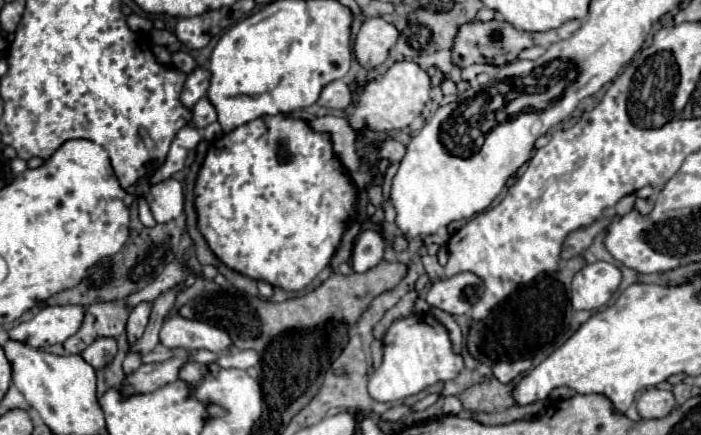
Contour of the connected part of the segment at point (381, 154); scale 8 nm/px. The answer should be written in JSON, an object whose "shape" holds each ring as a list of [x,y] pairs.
{"shape":[[[388,140],[388,142],[384,142],[382,146],[380,146],[380,150],[376,152],[376,158],[386,158],[386,160],[402,160],[404,158],[404,152],[406,152],[406,148],[404,148],[404,144],[400,144],[400,142],[396,142],[396,140]]]}

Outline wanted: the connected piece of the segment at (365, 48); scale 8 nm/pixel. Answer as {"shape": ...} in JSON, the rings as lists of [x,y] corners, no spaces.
{"shape":[[[368,18],[356,34],[354,52],[358,62],[364,68],[376,68],[386,58],[390,48],[396,44],[396,28],[394,24],[386,22],[384,18]]]}

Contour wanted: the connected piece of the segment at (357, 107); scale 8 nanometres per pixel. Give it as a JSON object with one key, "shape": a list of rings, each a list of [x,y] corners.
{"shape":[[[394,62],[384,76],[380,76],[378,80],[364,82],[362,90],[360,84],[356,82],[350,82],[348,88],[352,92],[352,100],[344,108],[344,114],[356,136],[362,138],[362,132],[366,128],[374,132],[408,128],[410,122],[422,112],[424,104],[430,100],[432,86],[430,86],[430,76],[416,62]]]}

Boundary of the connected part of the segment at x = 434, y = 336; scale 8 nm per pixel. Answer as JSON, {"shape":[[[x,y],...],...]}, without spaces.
{"shape":[[[412,314],[392,322],[384,336],[384,360],[378,372],[372,374],[368,384],[368,394],[376,402],[394,402],[406,396],[418,394],[424,388],[456,378],[458,368],[462,368],[462,356],[452,350],[448,330],[430,314]]]}

